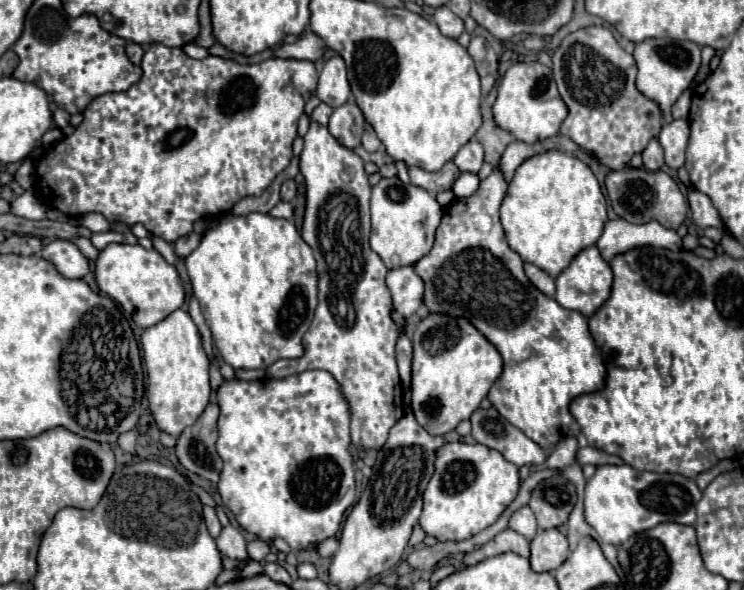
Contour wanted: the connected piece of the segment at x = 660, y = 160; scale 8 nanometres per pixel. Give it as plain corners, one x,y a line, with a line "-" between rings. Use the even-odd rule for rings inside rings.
652,138
650,144
646,146
646,150
642,152
642,160
644,160
644,168
652,170
652,172
660,170
664,166
664,152
656,138

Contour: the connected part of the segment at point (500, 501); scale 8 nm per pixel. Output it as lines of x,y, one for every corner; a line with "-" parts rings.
448,442
438,450
436,458
436,472
432,480
428,482
428,488
424,492
424,510
420,516
420,526
428,536
444,540
466,540
474,534
482,532
484,528
492,526
498,516
508,508
508,504
518,494
518,466
504,460
504,456
496,450
490,450
482,444
460,444
460,442

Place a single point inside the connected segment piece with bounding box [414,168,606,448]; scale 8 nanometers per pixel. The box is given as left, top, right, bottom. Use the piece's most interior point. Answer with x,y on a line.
549,357

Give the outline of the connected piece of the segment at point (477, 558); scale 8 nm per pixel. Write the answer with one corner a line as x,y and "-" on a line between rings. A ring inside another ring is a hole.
506,528
500,534
496,534
490,542
480,546
478,550
472,550
472,552
464,554
464,564
472,566
472,564
478,564
478,562
482,562
490,556
498,556
498,554
504,554
504,552
514,552
514,554
520,554
520,556
528,558
530,556
528,540
522,534

